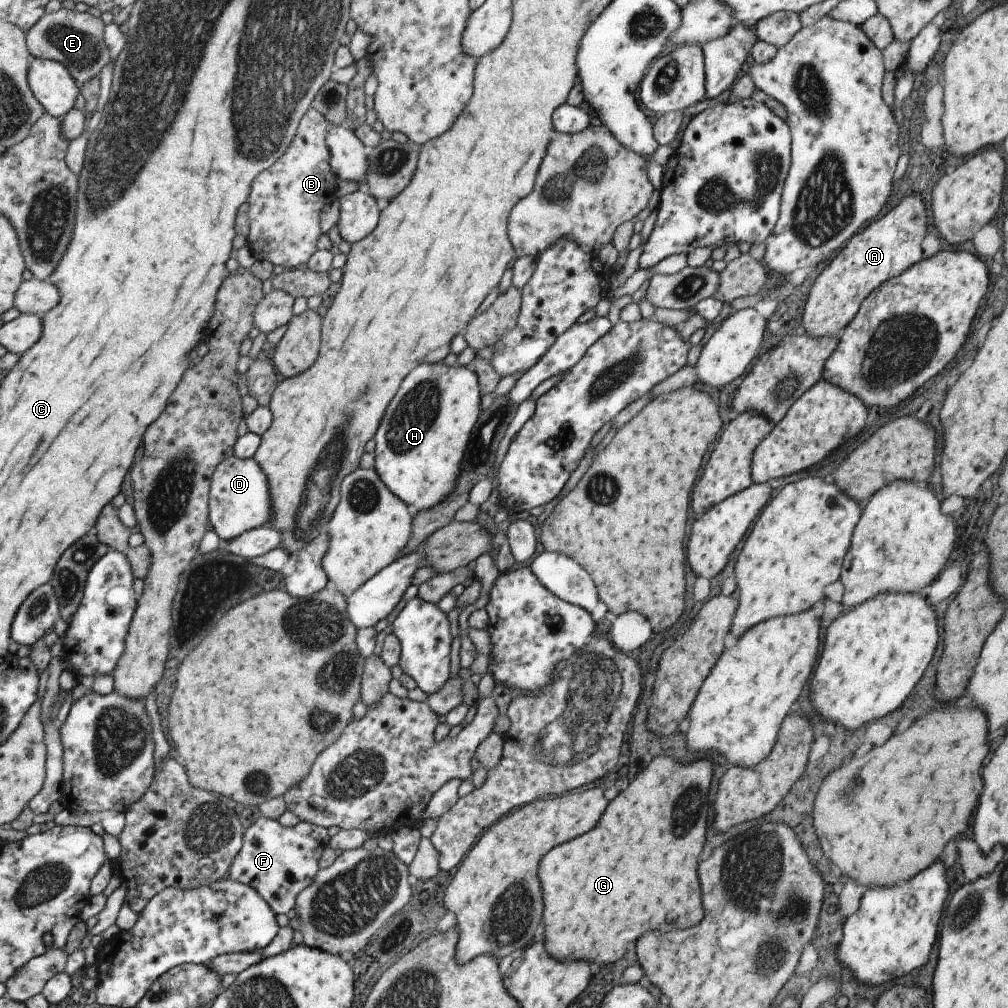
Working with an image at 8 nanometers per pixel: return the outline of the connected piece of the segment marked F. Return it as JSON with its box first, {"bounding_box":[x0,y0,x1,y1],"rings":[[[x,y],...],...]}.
{"bounding_box":[227,817,326,915],"rings":[[[260,817],[243,831],[241,848],[228,868],[227,878],[251,886],[276,915],[285,915],[294,908],[299,892],[311,884],[325,846],[326,837],[318,825],[299,821],[295,826],[284,827]]]}

